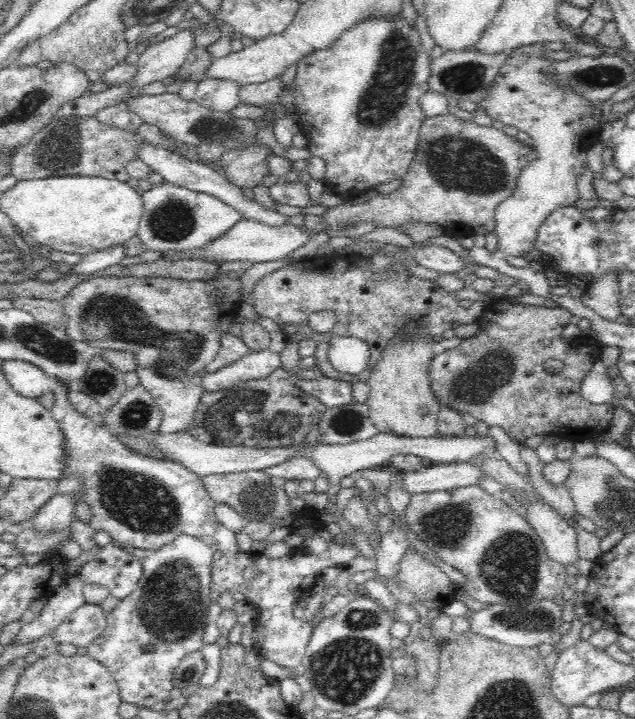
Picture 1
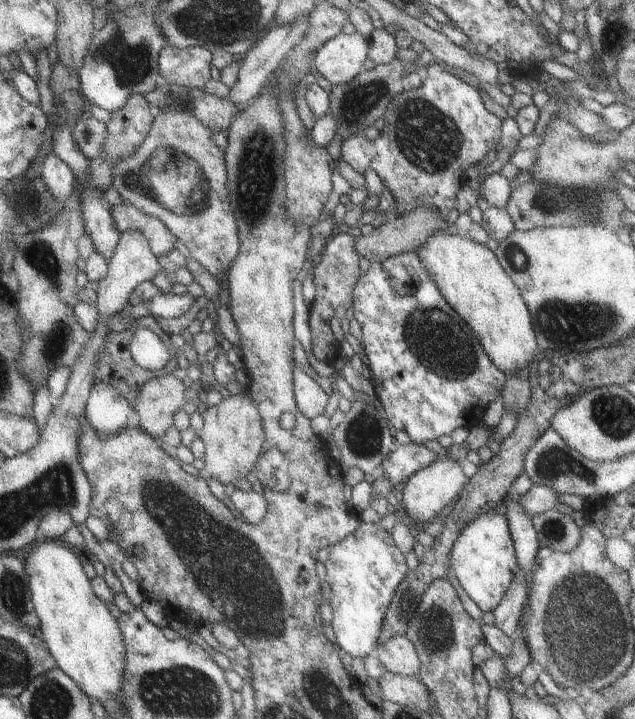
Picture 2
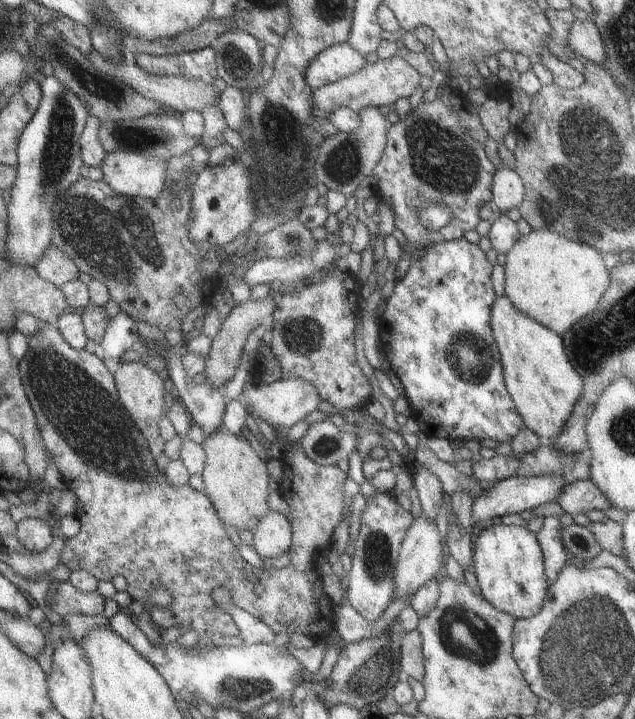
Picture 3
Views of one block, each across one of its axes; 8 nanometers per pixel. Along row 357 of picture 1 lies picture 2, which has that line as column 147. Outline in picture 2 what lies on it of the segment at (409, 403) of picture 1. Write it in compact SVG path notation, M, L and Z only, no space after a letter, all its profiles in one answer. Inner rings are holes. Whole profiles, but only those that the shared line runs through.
M172 374L149 378L145 384L141 384L132 408L139 416L139 428L151 438L159 441L165 430L173 425L174 414L181 410L184 404L183 400L185 400L183 397L185 389L183 381Z

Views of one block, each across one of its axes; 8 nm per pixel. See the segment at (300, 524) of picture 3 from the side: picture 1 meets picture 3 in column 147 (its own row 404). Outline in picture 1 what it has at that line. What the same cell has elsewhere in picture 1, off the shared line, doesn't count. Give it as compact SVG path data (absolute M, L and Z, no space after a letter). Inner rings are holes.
M490 299L483 308L482 316L478 319L478 331L476 334L467 339L462 339L461 343L453 349L447 351L439 350L434 360L432 360L430 364L430 383L432 383L432 391L434 391L436 399L440 401L440 404L442 404L444 408L446 403L449 403L450 406L447 408L451 408L452 406L452 410L456 408L467 410L476 420L483 420L488 426L498 426L502 428L511 439L521 443L524 443L524 440L533 436L549 435L560 439L567 439L576 444L596 434L604 434L606 428L608 428L608 425L612 422L615 412L614 405L612 403L604 405L590 404L586 402L579 393L581 380L589 373L594 362L600 358L602 348L600 348L600 346L572 346L572 339L566 339L566 337L562 336L563 329L570 324L570 318L572 318L572 316L572 311L568 311L564 304L556 308L548 308L536 305L524 306L518 303L512 303L512 301ZM550 360L558 360L558 362L562 364L562 370L554 373L548 372L546 362L550 362Z

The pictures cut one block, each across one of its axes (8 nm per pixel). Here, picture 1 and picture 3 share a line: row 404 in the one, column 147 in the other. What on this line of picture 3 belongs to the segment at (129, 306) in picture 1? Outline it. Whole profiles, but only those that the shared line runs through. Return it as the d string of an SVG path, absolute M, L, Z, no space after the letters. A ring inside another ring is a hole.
M114 150L98 167L115 194L152 199L163 186L166 163L143 153Z

